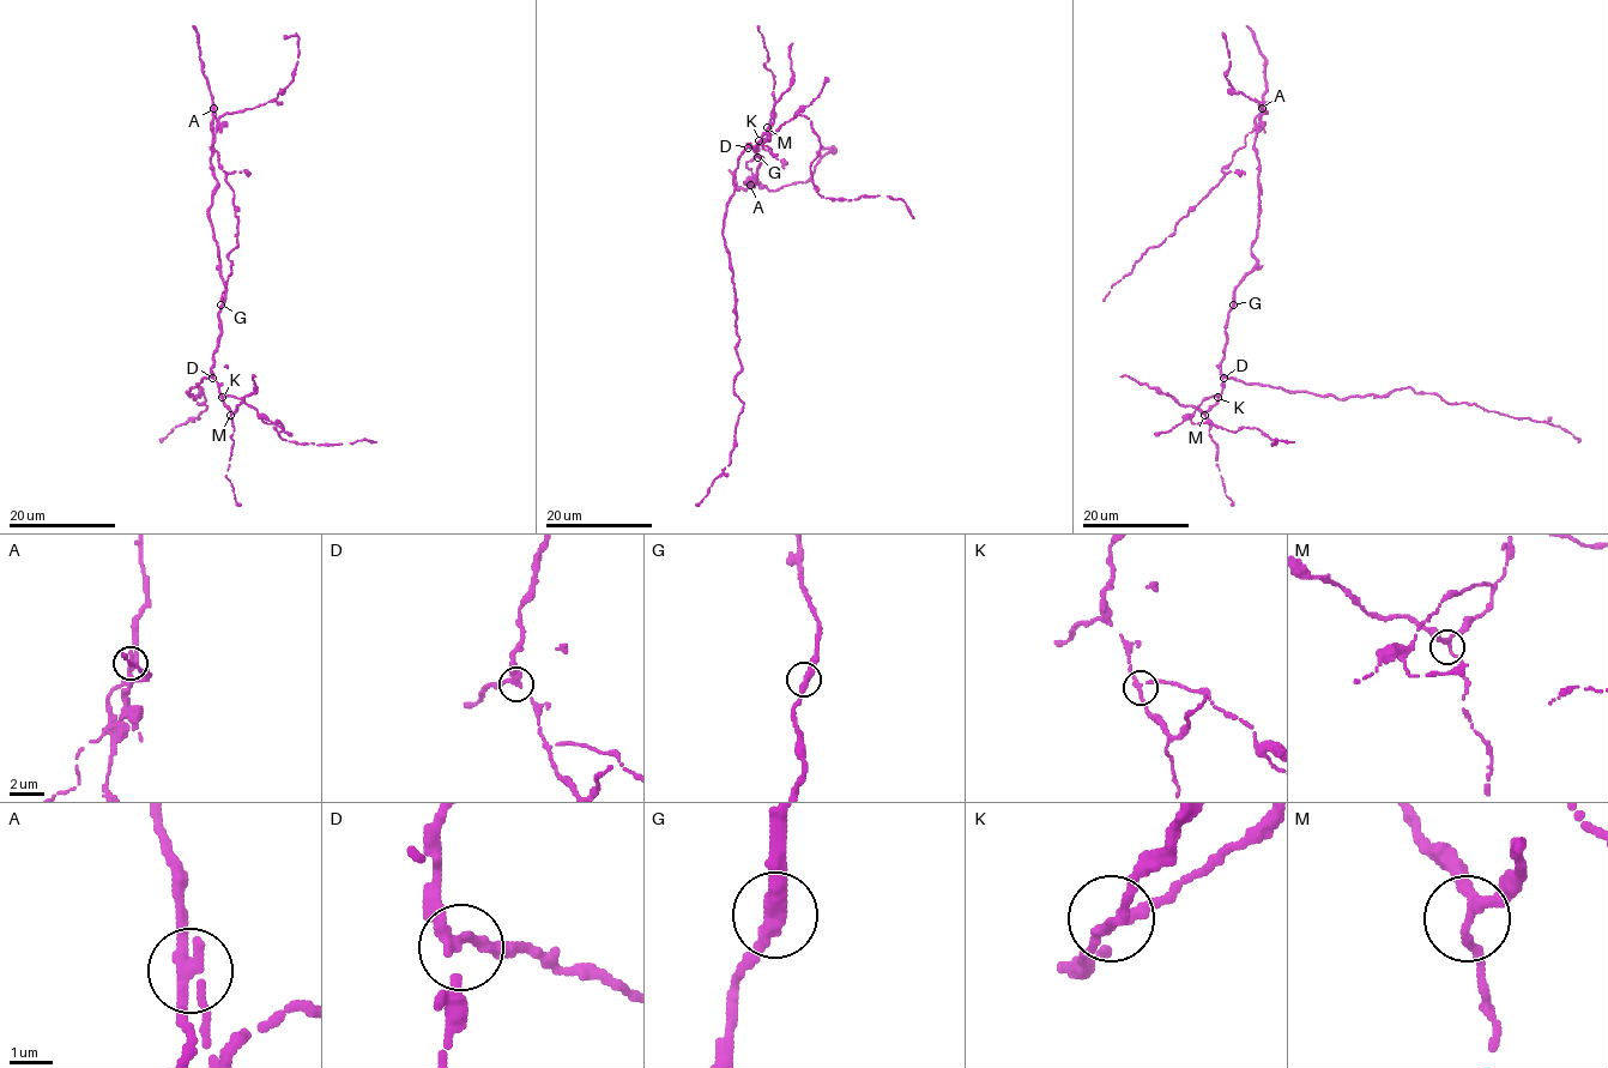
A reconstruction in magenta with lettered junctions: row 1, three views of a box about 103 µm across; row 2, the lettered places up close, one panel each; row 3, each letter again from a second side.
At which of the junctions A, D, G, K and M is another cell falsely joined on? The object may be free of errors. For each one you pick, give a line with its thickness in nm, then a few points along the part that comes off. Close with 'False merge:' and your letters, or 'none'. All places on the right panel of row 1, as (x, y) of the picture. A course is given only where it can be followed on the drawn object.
A: 280 nm | (1261, 109), (1258, 125), (1221, 169), (1221, 180), (1179, 221), (1174, 233), (1149, 247), (1102, 300)
False merge: A

